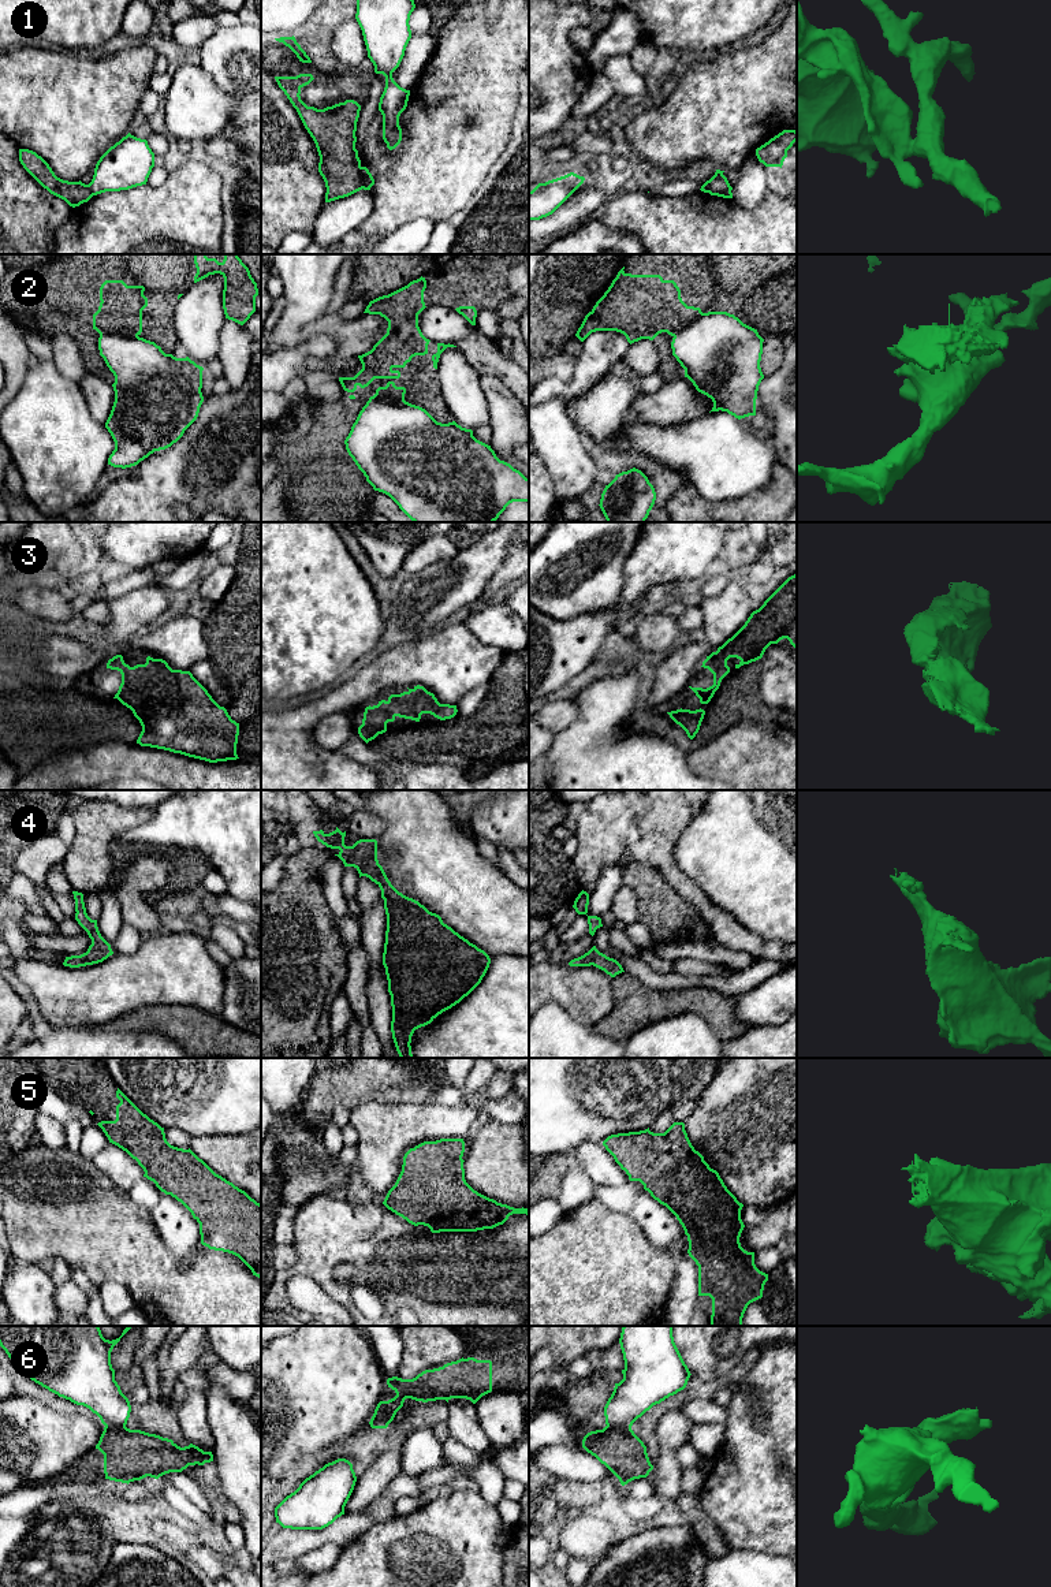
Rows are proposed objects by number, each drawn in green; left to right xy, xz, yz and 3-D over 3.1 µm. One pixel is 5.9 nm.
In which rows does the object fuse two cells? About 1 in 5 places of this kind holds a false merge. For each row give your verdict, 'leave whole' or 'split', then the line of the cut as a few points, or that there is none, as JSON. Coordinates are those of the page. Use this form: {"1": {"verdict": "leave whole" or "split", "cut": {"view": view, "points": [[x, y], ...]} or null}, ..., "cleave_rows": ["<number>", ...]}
{"1": {"verdict": "split", "cut": {"view": "xz", "points": [[361, 167], [361, 185], [364, 187]]}}, "2": {"verdict": "split", "cut": {"view": "xz", "points": [[369, 399], [391, 399], [407, 403]]}}, "3": {"verdict": "leave whole", "cut": null}, "4": {"verdict": "leave whole", "cut": null}, "5": {"verdict": "leave whole", "cut": null}, "6": {"verdict": "split", "cut": {"view": "yz", "points": [[607, 1425], [630, 1427]]}}, "cleave_rows": ["1", "2", "6"]}

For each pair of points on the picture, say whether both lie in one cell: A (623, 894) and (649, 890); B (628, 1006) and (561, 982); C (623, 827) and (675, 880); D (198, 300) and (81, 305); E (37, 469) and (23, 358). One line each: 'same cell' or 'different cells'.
A: different cells
B: different cells
C: same cell
D: different cells
E: different cells

